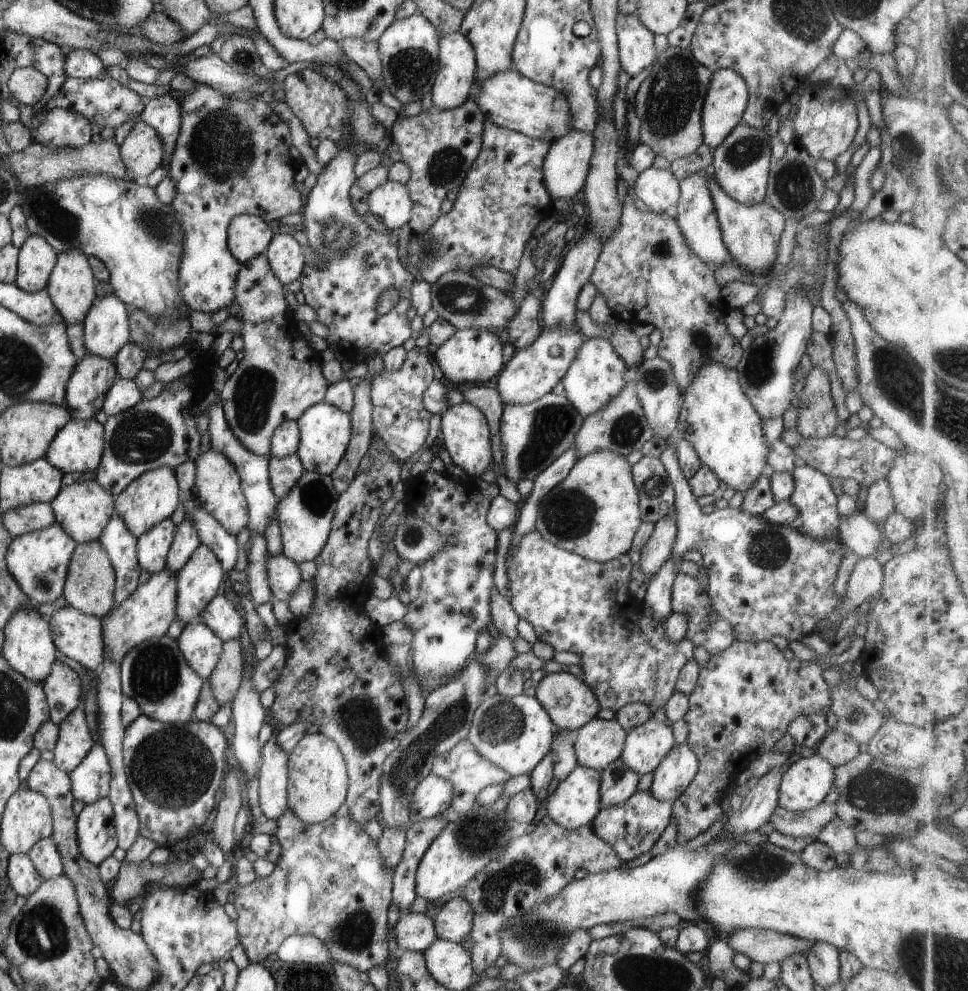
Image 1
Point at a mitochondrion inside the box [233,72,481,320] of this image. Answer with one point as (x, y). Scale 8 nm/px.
(336, 239)

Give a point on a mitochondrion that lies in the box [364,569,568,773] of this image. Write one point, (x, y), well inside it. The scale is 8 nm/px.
(502, 725)

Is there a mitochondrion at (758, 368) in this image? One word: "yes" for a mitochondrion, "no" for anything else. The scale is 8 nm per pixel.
yes

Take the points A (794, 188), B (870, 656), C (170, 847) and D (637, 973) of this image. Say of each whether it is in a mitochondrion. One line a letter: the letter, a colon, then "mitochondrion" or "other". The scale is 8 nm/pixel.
A: mitochondrion
B: other
C: other
D: mitochondrion

